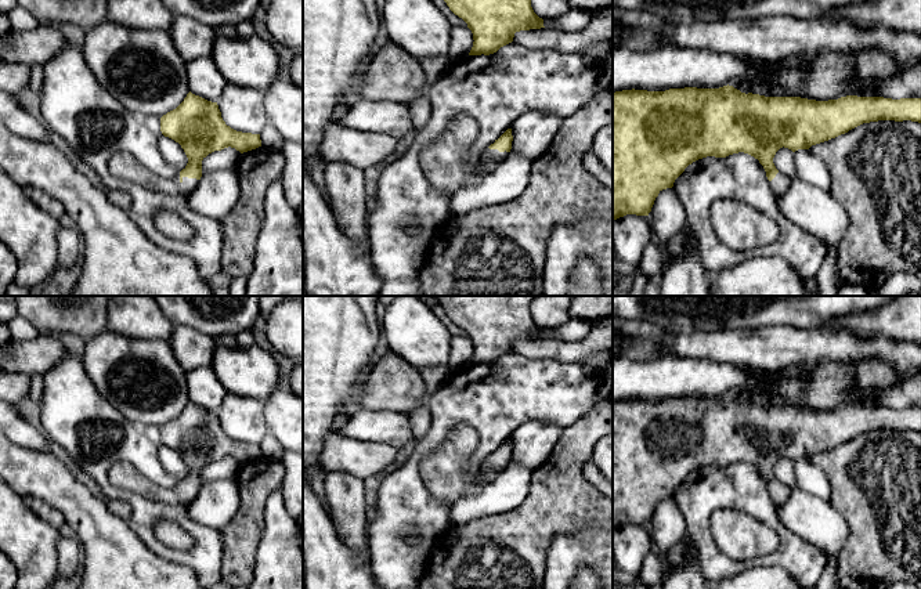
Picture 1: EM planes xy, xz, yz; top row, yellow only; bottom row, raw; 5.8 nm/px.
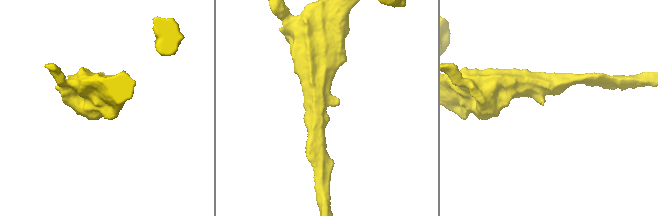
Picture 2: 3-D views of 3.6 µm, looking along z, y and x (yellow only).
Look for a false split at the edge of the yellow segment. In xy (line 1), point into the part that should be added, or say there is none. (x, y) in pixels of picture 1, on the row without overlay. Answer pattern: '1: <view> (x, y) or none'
1: xy (123, 474)

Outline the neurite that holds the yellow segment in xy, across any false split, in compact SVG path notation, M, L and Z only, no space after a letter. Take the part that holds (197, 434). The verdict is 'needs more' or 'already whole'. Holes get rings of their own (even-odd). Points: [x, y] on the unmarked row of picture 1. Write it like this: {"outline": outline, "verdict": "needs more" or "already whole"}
{"outline": "M187 404L184 411L160 427L160 441L178 452L188 473L174 488L162 488L130 462L112 465L108 480L112 485L167 505L189 505L202 487L202 470L214 460L235 458L241 463L261 456L260 444L231 438L221 427L217 412Z", "verdict": "needs more"}

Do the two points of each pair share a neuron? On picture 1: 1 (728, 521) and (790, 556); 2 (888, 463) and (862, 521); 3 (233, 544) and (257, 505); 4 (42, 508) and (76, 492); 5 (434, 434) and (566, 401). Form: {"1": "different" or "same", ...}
{"1": "different", "2": "same", "3": "same", "4": "different", "5": "same"}

